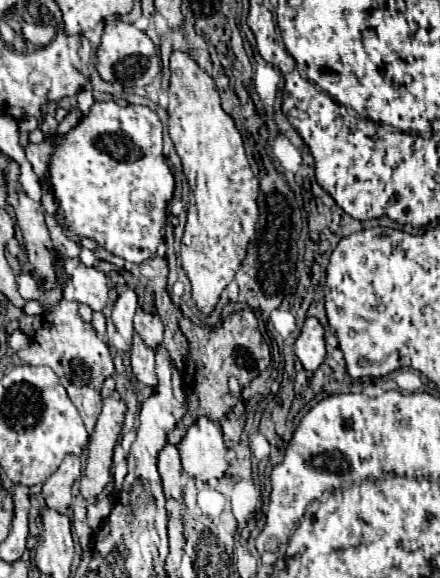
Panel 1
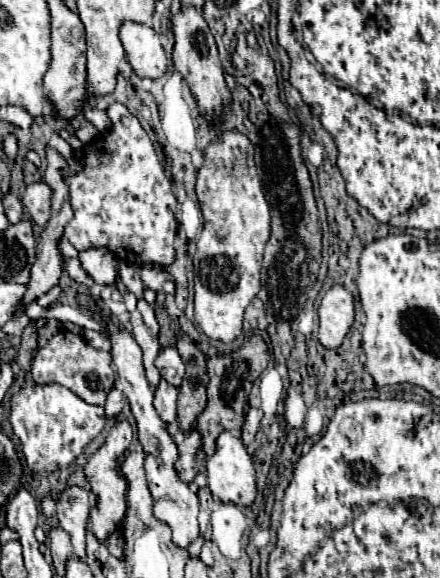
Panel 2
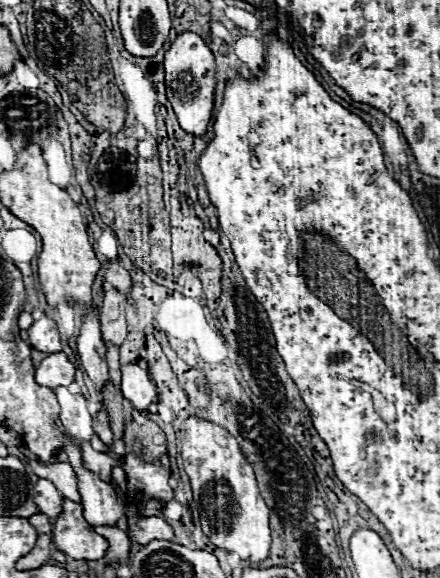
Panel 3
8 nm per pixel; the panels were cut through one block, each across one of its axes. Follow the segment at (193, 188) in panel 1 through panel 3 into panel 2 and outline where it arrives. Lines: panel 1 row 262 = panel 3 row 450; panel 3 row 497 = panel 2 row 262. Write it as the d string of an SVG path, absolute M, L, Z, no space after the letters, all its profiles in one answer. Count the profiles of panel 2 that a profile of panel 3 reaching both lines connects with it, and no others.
M236 128L222 130L220 136L206 146L204 164L198 170L196 194L204 214L204 230L196 242L194 254L194 320L208 338L232 342L242 334L242 314L260 290L260 268L264 244L270 238L270 206L262 194L260 176L254 164L254 144Z

